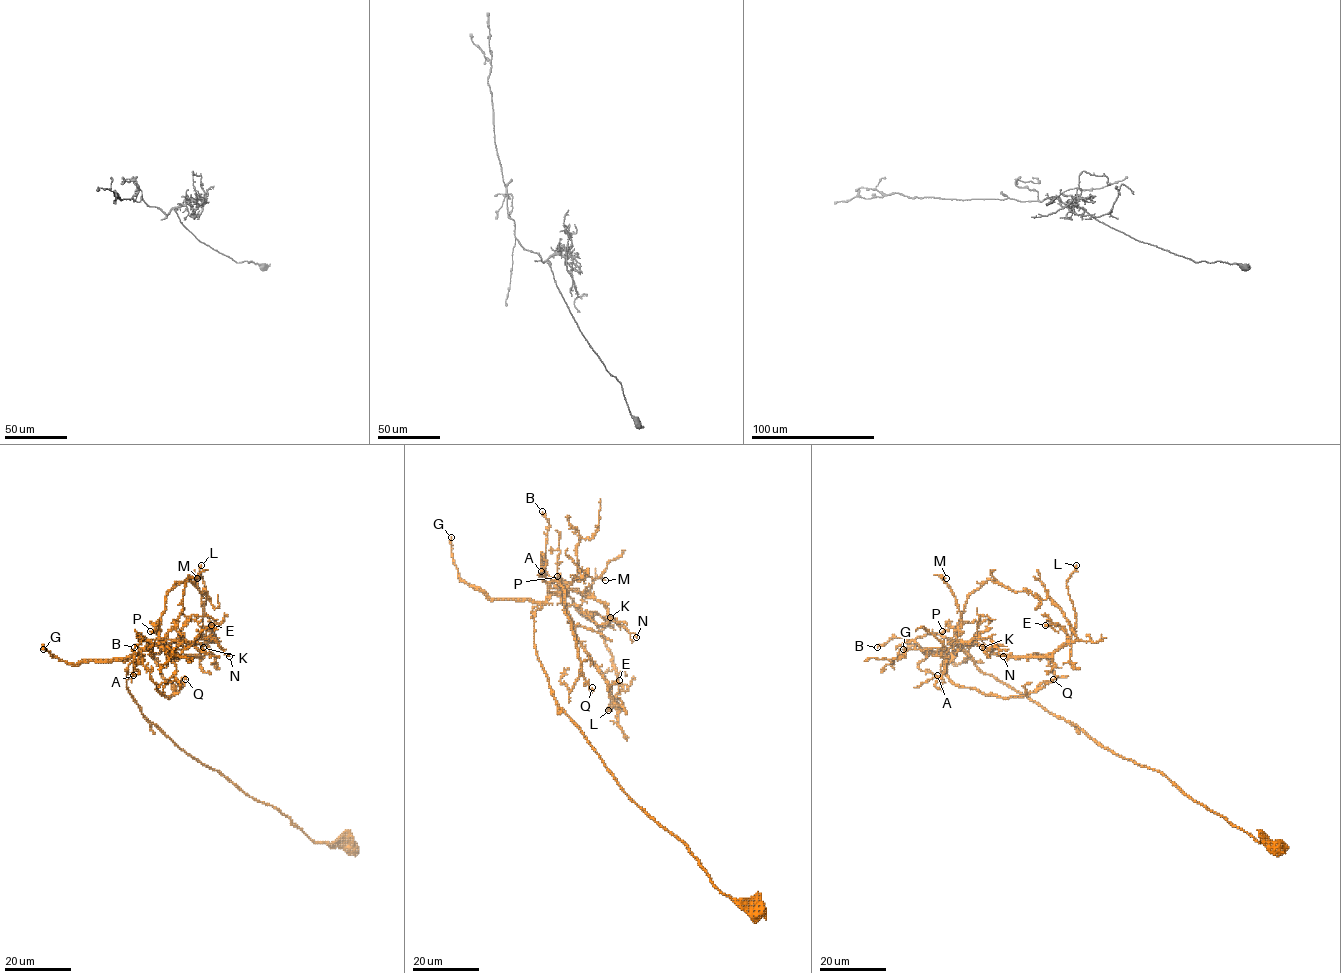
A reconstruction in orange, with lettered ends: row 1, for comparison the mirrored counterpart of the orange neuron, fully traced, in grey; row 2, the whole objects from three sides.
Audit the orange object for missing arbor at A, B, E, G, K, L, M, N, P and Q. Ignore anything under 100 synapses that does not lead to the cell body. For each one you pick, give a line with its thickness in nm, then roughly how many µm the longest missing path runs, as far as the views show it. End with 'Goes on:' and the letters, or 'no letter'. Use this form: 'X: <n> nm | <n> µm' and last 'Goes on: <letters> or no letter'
G: 280 nm | 200 µm
Goes on: G

